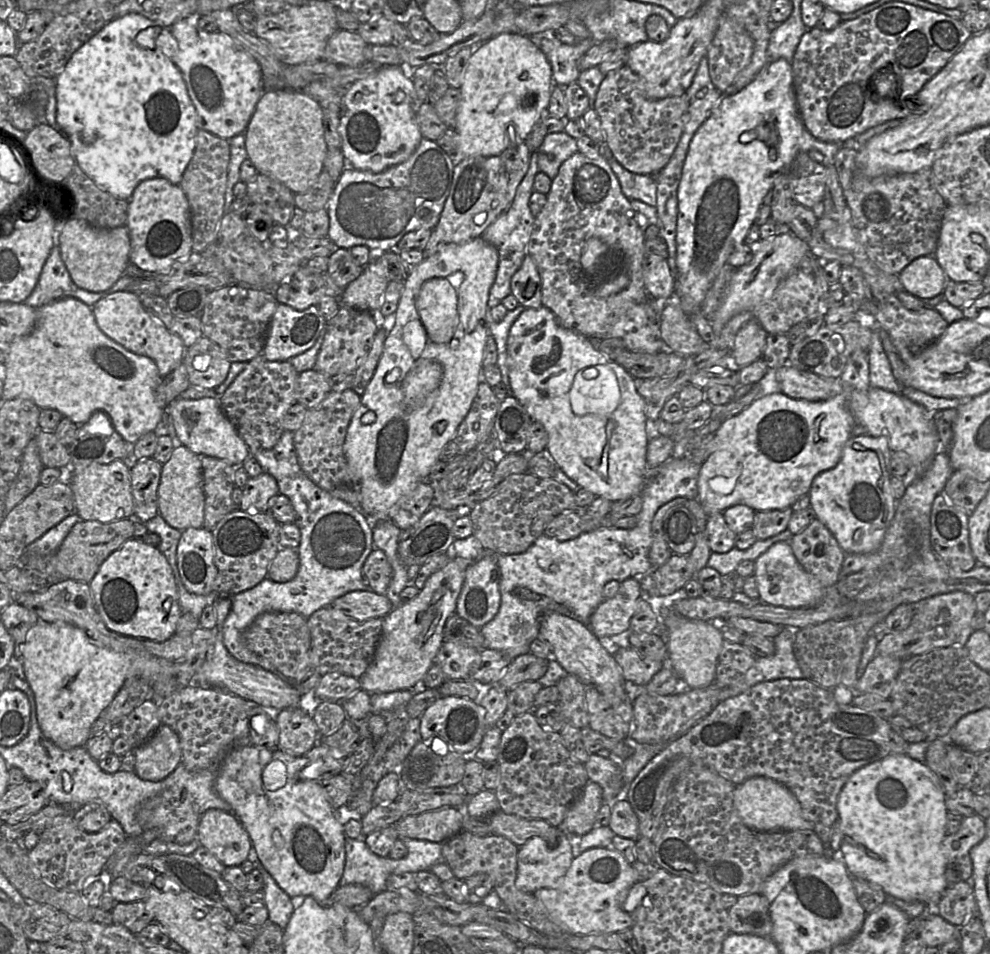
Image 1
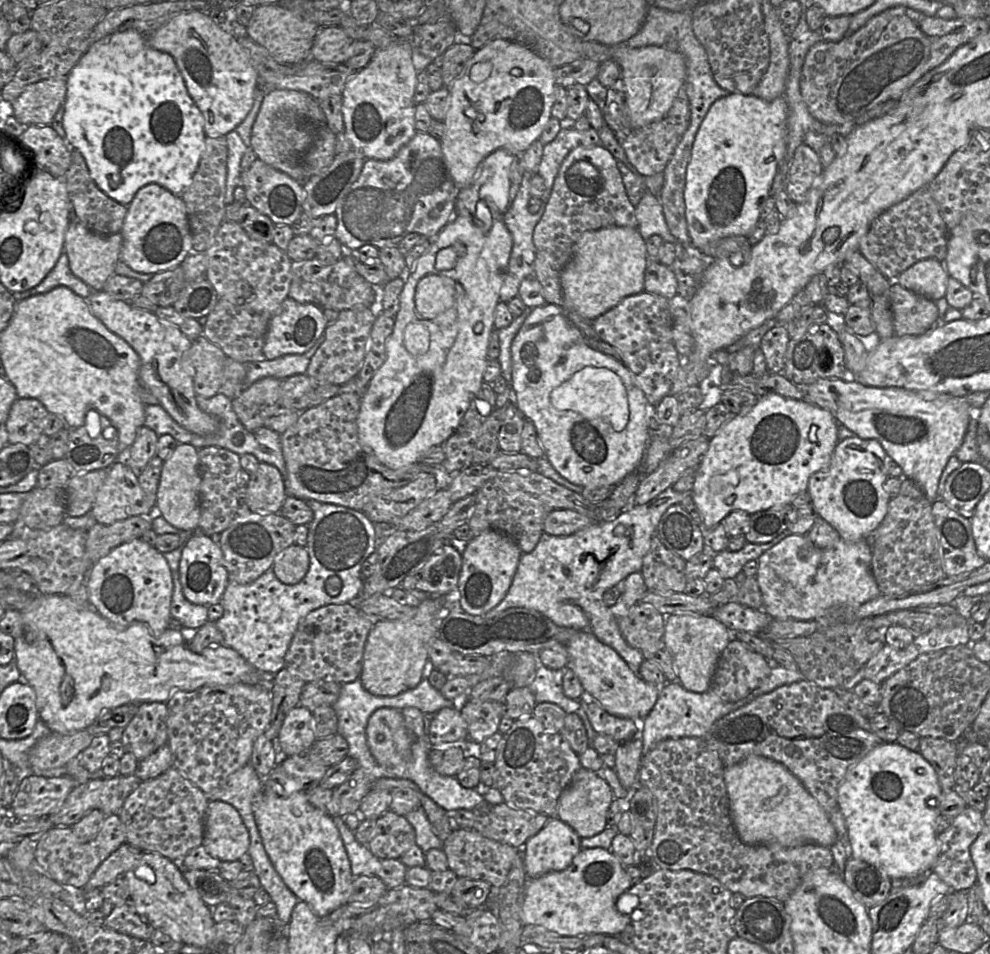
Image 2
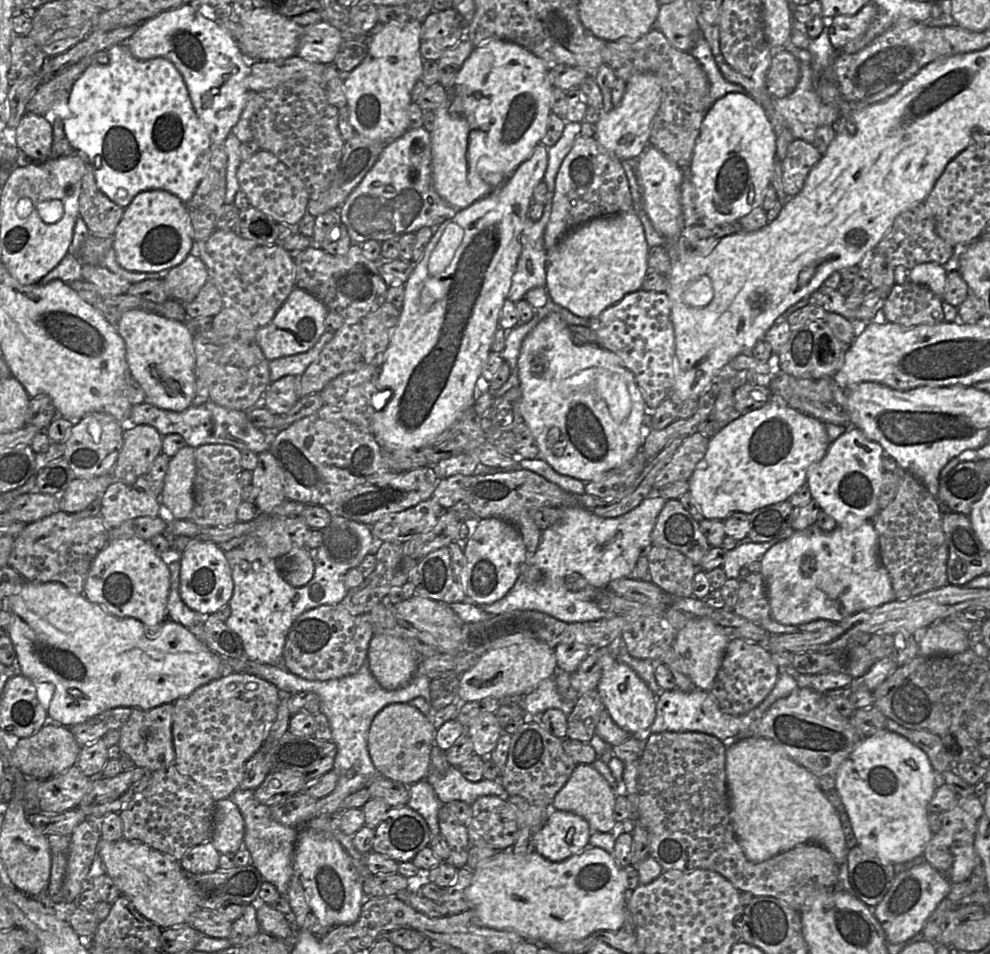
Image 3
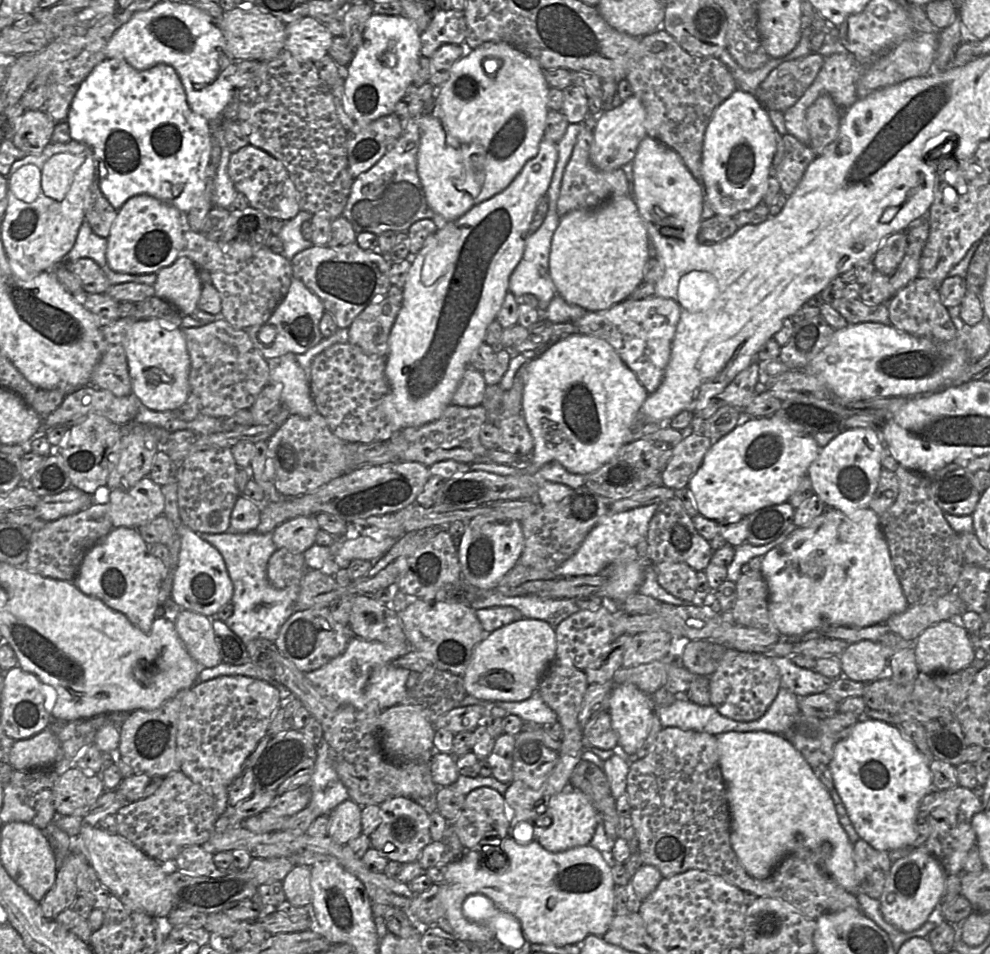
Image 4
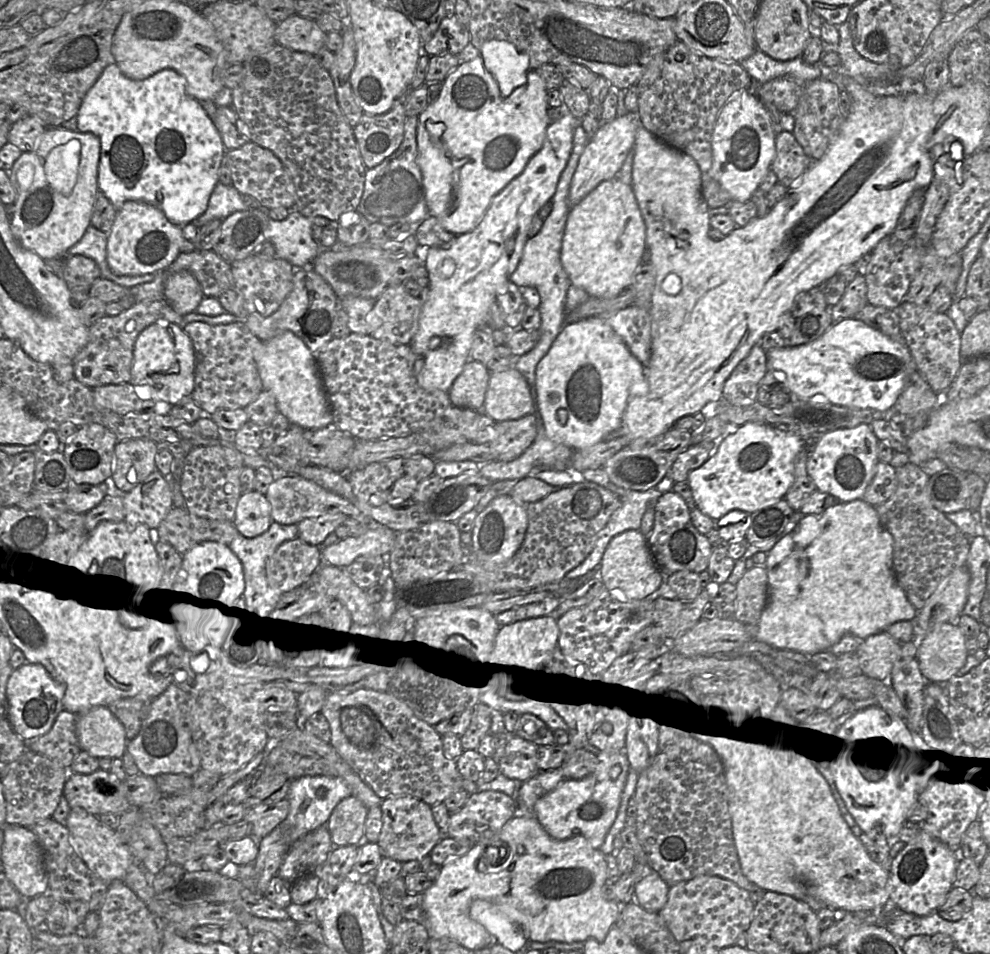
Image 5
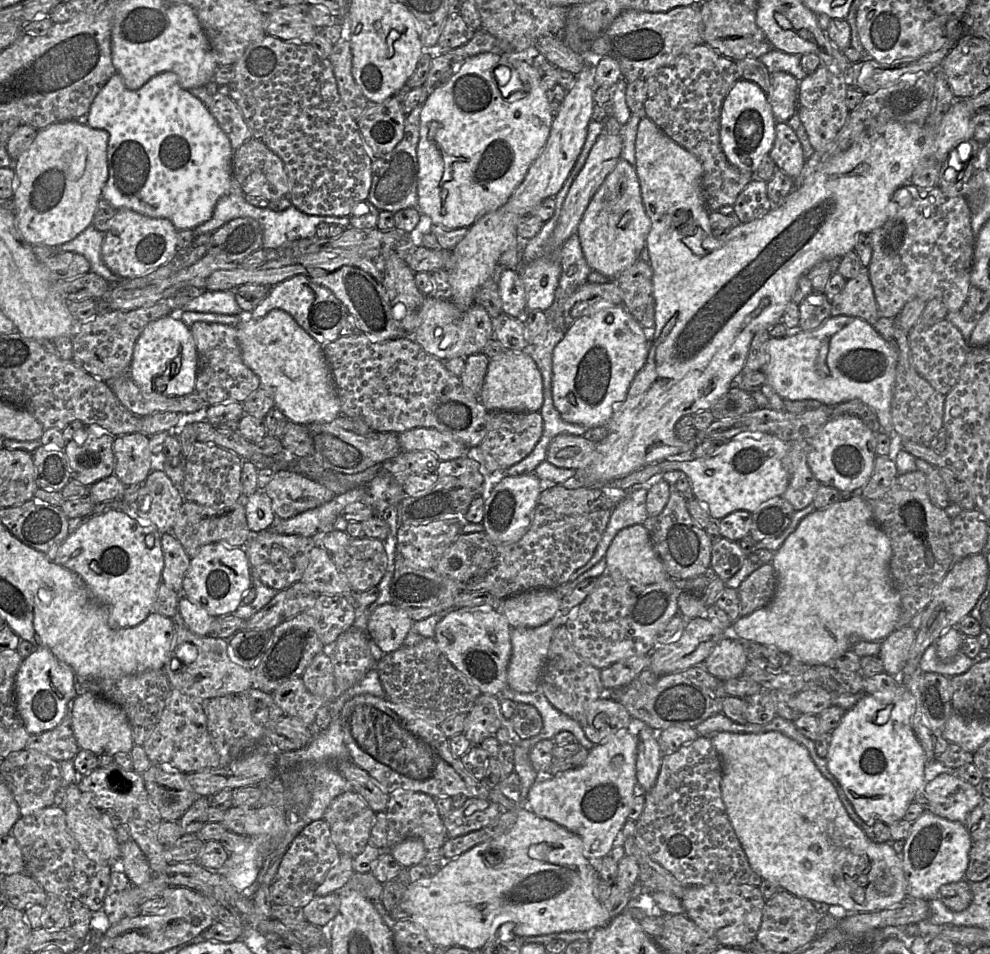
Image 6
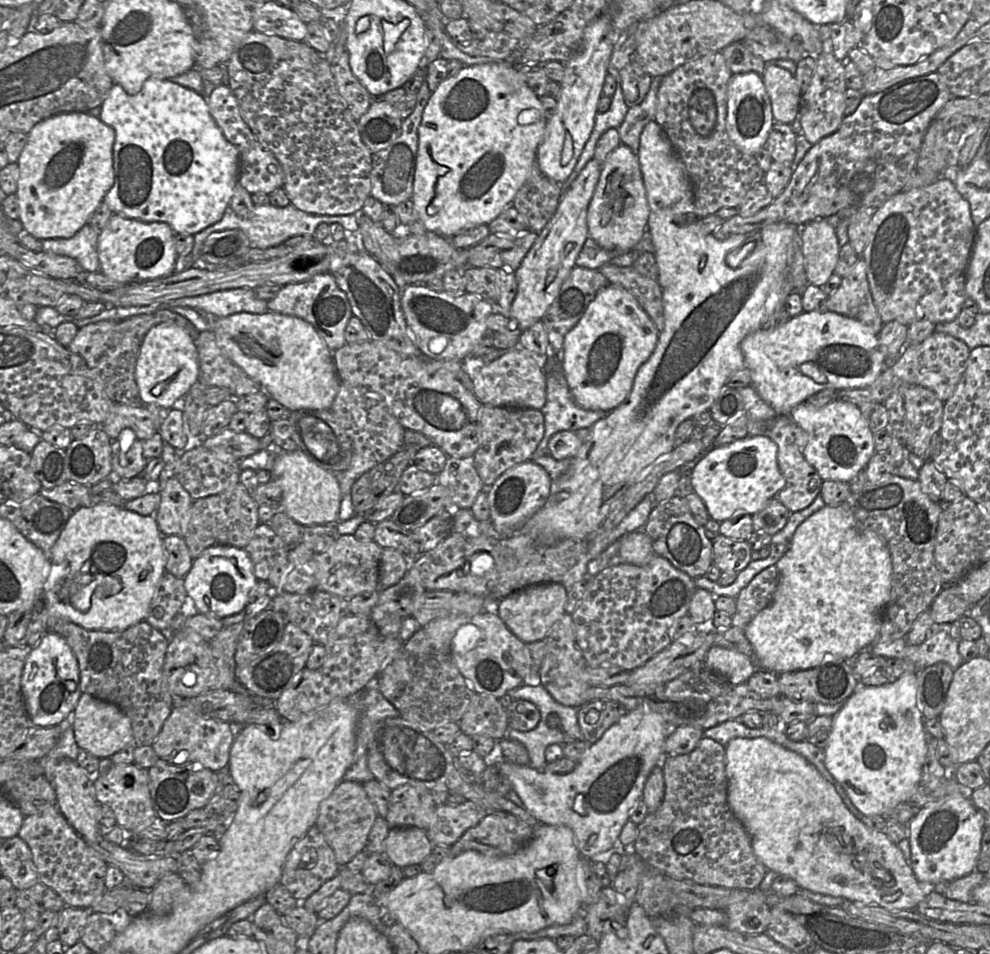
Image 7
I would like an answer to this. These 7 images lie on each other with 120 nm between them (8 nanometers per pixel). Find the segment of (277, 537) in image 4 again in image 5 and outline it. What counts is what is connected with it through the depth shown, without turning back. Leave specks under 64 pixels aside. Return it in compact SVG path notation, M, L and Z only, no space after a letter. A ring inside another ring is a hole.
M326 513L303 519L297 524L298 538L306 543L319 546L347 518L347 515L343 513Z

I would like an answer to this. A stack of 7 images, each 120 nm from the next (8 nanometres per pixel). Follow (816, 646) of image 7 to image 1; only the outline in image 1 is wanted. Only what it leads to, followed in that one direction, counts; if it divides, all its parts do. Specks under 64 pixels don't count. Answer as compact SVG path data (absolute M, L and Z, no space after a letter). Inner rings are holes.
M787 541L775 543L755 560L754 576L759 598L768 605L790 609L812 608L819 605L825 595L826 589L799 564Z

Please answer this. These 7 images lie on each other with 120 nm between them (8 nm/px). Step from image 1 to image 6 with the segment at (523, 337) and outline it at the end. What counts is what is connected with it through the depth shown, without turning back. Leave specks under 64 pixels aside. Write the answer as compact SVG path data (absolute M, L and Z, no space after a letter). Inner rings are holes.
M623 305L604 308L580 317L566 330L553 350L552 393L555 408L563 413L567 422L583 425L588 429L606 426L617 407L626 399L635 376L644 367L649 348L650 341L643 328Z

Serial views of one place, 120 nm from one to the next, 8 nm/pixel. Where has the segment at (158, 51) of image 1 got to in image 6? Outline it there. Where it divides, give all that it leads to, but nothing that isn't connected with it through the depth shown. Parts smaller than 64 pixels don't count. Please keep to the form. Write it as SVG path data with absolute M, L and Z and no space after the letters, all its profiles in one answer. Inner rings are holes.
M163 72L152 77L138 90L128 89L119 73L115 73L99 91L93 100L87 113L87 125L93 129L102 129L108 132L108 179L103 187L102 196L115 210L129 209L139 214L169 220L178 231L193 230L197 226L208 221L212 215L217 201L227 193L229 183L232 179L232 156L235 151L230 144L227 135L219 127L217 121L209 109L179 82L177 75L173 72Z

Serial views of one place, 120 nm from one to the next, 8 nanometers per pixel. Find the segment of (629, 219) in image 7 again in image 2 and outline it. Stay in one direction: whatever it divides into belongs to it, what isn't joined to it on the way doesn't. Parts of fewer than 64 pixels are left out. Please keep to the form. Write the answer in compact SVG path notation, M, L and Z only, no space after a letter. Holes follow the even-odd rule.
M611 226L584 232L574 246L571 260L561 273L567 308L588 320L596 319L626 297L645 291L647 264L645 240L638 228Z

